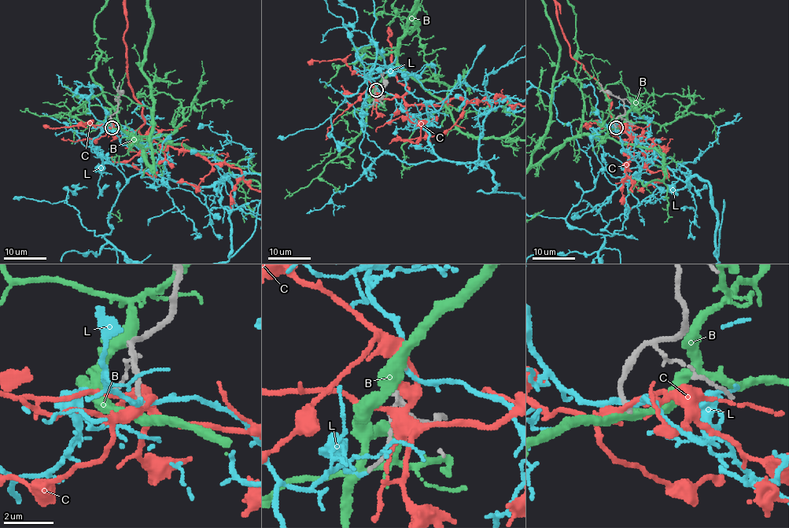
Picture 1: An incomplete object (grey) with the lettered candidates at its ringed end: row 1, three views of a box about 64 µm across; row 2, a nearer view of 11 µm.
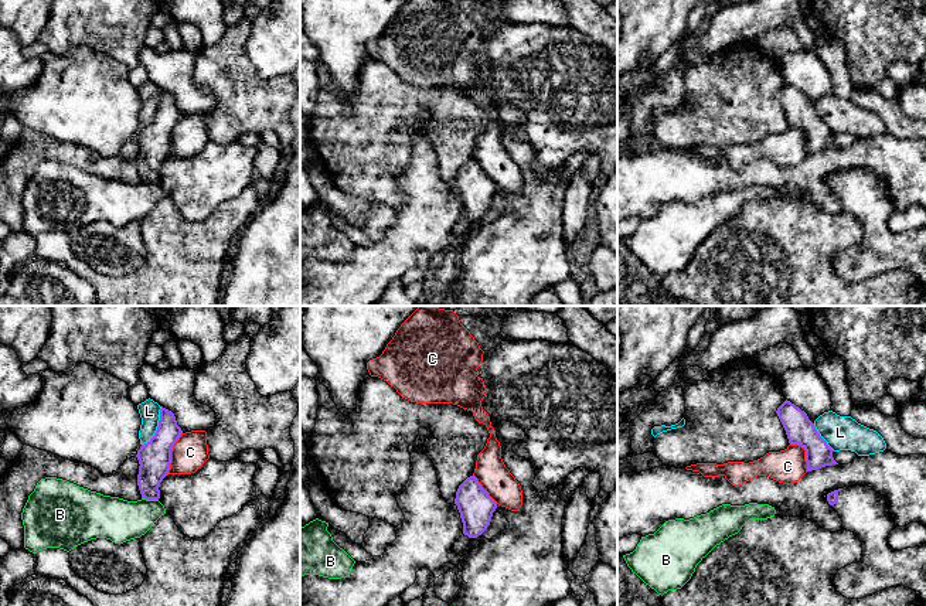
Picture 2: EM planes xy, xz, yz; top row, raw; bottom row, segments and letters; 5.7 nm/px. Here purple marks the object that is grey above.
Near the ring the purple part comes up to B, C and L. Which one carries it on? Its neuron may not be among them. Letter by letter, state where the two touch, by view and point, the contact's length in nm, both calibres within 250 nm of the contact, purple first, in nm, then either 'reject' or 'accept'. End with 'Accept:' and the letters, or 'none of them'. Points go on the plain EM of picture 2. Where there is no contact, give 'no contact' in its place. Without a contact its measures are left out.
B: meets purple in xy at (150, 181); contact 100 nm long; 190 nm thick on the purple side, 240 nm on the other; reject
C: meets purple in xy at (170, 136); contact 260 nm long; 190 nm thick on the purple side, 200 nm on the other; reject
L: meets purple in xy at (157, 109); contact 260 nm long; 190 nm thick on the purple side, 120 nm on the other; reject
Accept: none of them

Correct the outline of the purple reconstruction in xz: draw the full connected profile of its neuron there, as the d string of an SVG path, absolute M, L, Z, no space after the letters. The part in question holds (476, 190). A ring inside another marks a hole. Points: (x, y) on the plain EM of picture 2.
M474 159L467 160L459 168L455 187L463 205L463 217L469 221L477 221L487 212L497 191L497 185Z

